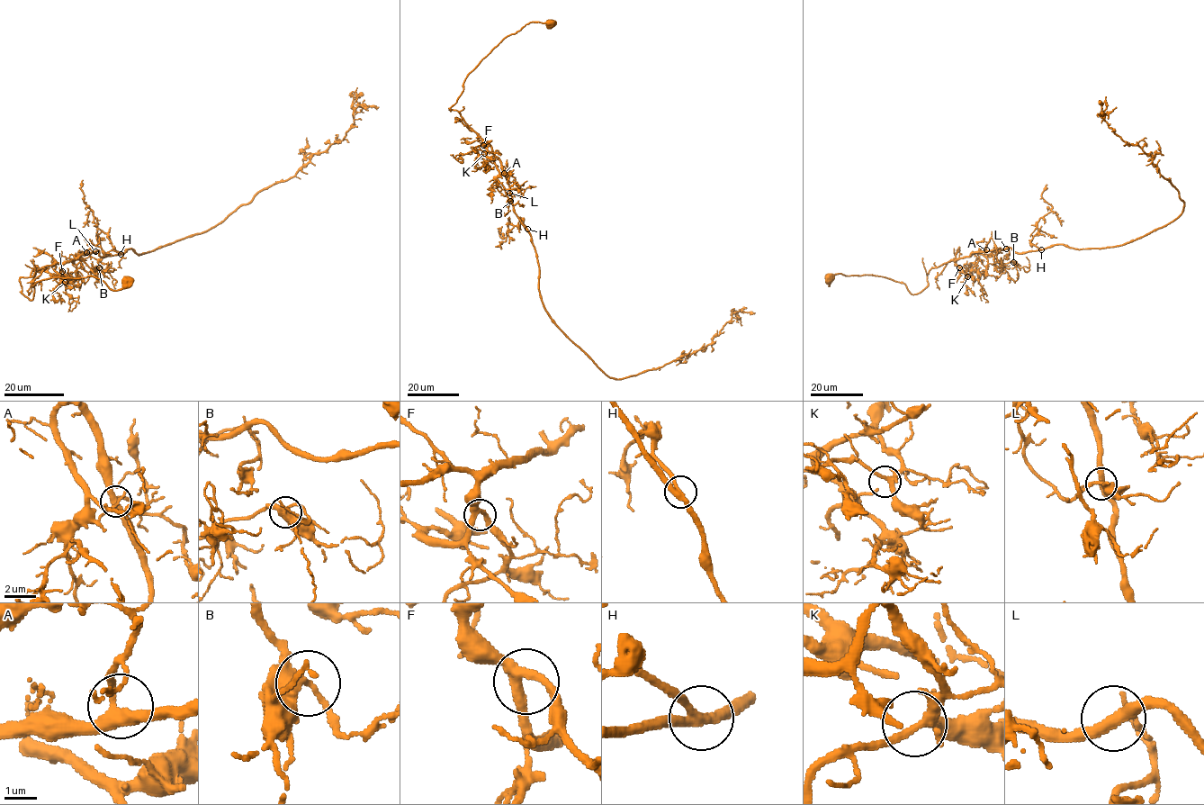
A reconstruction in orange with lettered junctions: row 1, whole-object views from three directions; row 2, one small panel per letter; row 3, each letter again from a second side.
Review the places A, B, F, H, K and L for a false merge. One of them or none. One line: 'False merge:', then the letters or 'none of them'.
False merge: none of them

